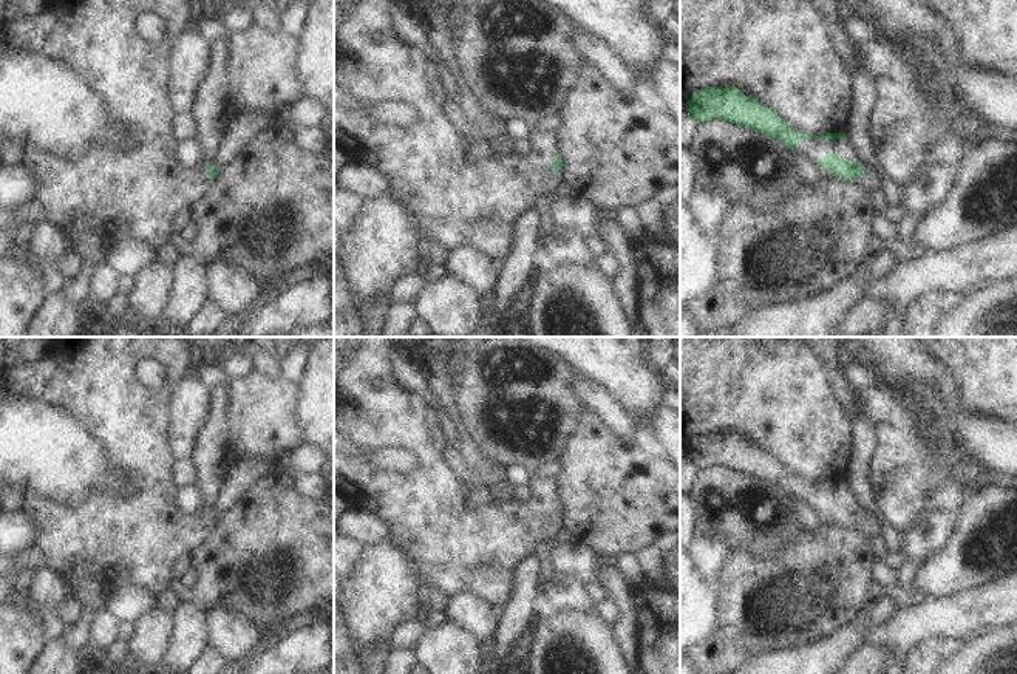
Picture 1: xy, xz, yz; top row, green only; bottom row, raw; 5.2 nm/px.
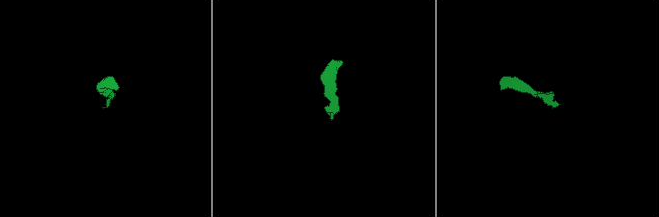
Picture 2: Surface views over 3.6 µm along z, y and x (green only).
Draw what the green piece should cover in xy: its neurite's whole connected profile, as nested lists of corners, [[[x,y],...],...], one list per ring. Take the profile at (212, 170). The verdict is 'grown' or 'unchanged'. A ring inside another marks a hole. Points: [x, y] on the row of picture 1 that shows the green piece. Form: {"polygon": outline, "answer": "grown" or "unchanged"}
{"polygon": [[[48,0],[45,11],[40,12],[39,15],[32,17],[22,15],[14,22],[6,22],[2,25],[12,46],[54,57],[70,65],[76,73],[79,73],[80,77],[83,77],[85,82],[90,85],[90,88],[94,90],[102,97],[110,122],[116,124],[119,128],[119,134],[116,139],[107,141],[104,145],[85,151],[77,159],[57,158],[37,147],[25,147],[23,150],[22,162],[28,167],[29,173],[37,181],[36,199],[43,207],[46,221],[54,223],[70,238],[85,232],[94,232],[96,235],[102,237],[107,243],[122,240],[141,240],[147,244],[151,244],[153,247],[159,247],[162,243],[168,241],[168,235],[172,232],[170,221],[175,216],[175,213],[182,207],[192,207],[207,192],[207,189],[213,184],[213,179],[218,176],[219,170],[213,164],[210,164],[206,172],[201,167],[187,168],[185,165],[182,165],[176,158],[178,142],[175,141],[173,133],[170,130],[170,121],[175,116],[175,111],[168,99],[168,79],[170,79],[168,56],[172,43],[176,40],[176,37],[182,34],[187,28],[190,28],[189,15],[190,15],[190,0]],[[145,11],[164,17],[165,34],[158,43],[145,42],[133,29],[133,20],[136,19],[138,14]]], "answer": "grown"}

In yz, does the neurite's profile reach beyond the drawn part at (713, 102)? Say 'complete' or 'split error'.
complete

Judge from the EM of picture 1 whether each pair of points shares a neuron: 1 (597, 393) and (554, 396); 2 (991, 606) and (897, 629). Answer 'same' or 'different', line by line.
1: different
2: same

